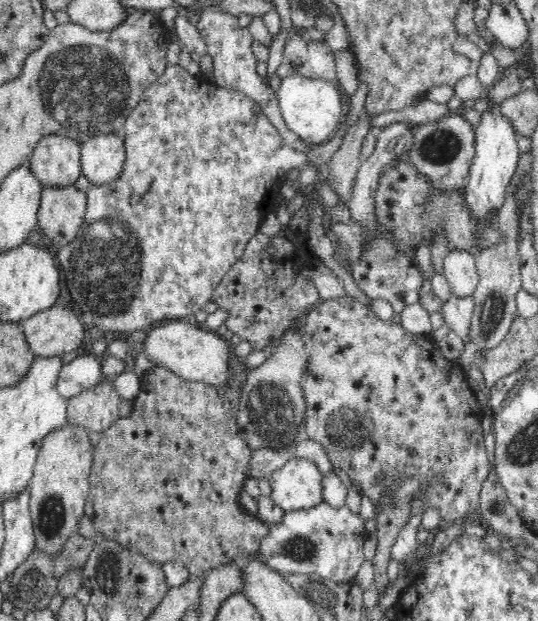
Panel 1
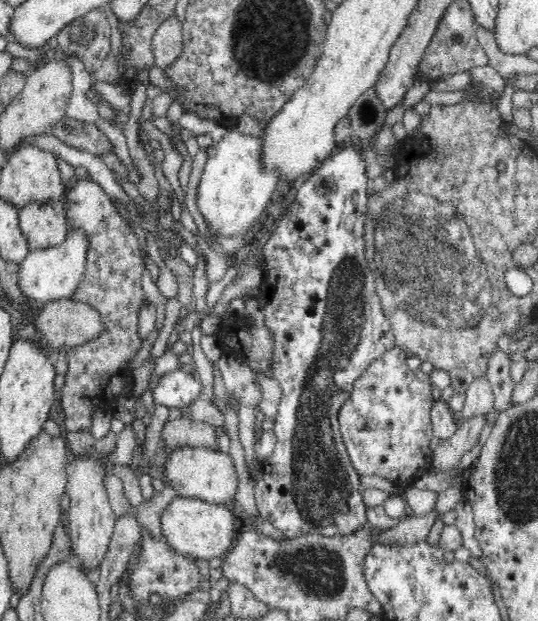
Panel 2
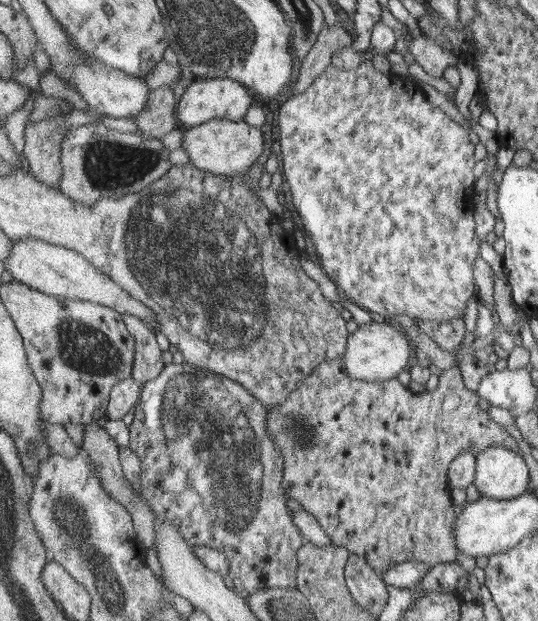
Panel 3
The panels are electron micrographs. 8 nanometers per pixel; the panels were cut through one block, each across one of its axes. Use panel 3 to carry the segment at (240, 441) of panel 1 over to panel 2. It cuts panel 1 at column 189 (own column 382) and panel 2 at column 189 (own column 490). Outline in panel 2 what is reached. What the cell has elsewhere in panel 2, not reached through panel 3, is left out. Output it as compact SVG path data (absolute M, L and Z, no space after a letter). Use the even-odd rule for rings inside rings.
M186 416L167 420L161 434L162 443L170 449L194 447L218 450L219 448L215 426L192 422Z

